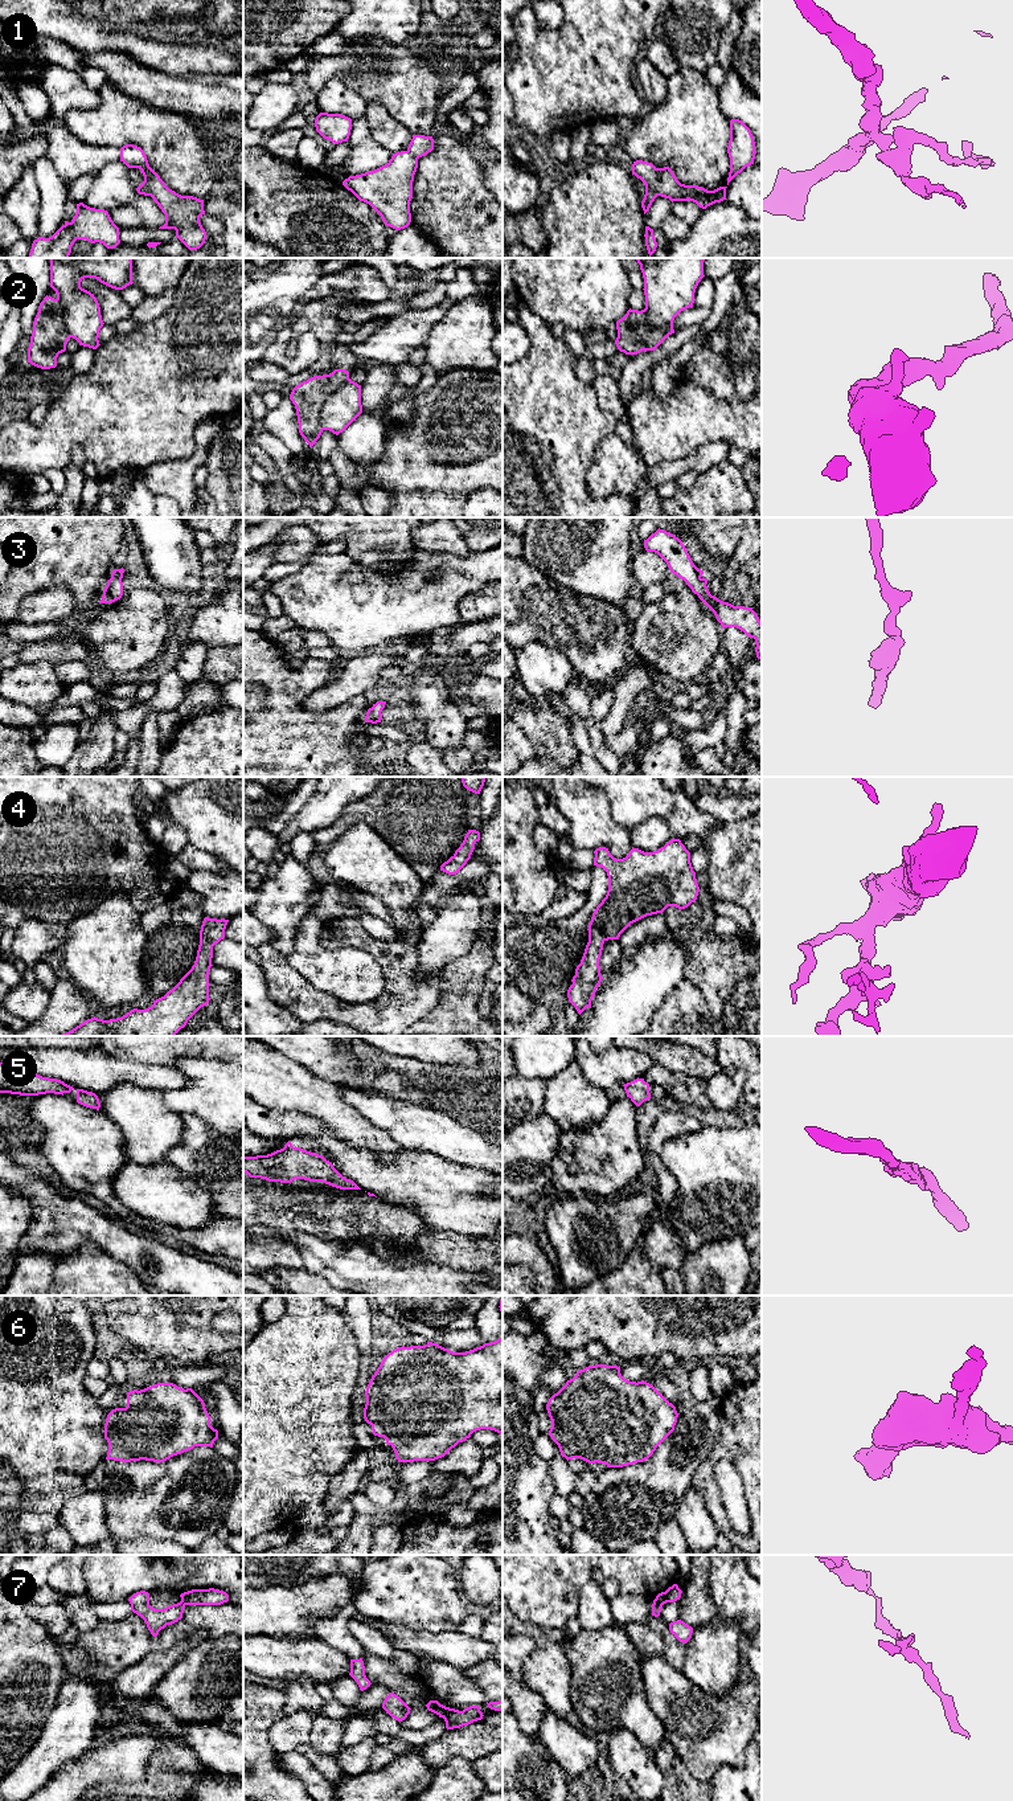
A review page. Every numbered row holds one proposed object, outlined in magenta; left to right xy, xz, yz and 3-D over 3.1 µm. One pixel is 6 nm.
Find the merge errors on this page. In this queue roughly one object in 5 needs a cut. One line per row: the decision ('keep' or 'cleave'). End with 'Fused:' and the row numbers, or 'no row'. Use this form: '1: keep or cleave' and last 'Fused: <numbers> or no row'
1: cleave
2: cleave
3: keep
4: keep
5: keep
6: keep
7: cleave
Fused: 1, 2, 7

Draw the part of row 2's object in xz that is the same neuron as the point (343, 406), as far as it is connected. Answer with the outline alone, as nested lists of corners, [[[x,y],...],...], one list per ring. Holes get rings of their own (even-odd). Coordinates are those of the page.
[[[348,381],[331,393],[320,410],[320,423],[324,430],[339,435],[362,413],[361,385]]]

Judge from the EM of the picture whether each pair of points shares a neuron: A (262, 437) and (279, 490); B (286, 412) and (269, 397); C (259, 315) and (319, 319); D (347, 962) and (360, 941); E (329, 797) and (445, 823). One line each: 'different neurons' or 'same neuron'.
A: different neurons
B: different neurons
C: different neurons
D: different neurons
E: different neurons

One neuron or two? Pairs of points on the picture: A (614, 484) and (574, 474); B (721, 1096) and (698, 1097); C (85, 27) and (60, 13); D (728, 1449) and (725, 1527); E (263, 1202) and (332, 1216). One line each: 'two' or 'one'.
A: two
B: two
C: one
D: one
E: one

